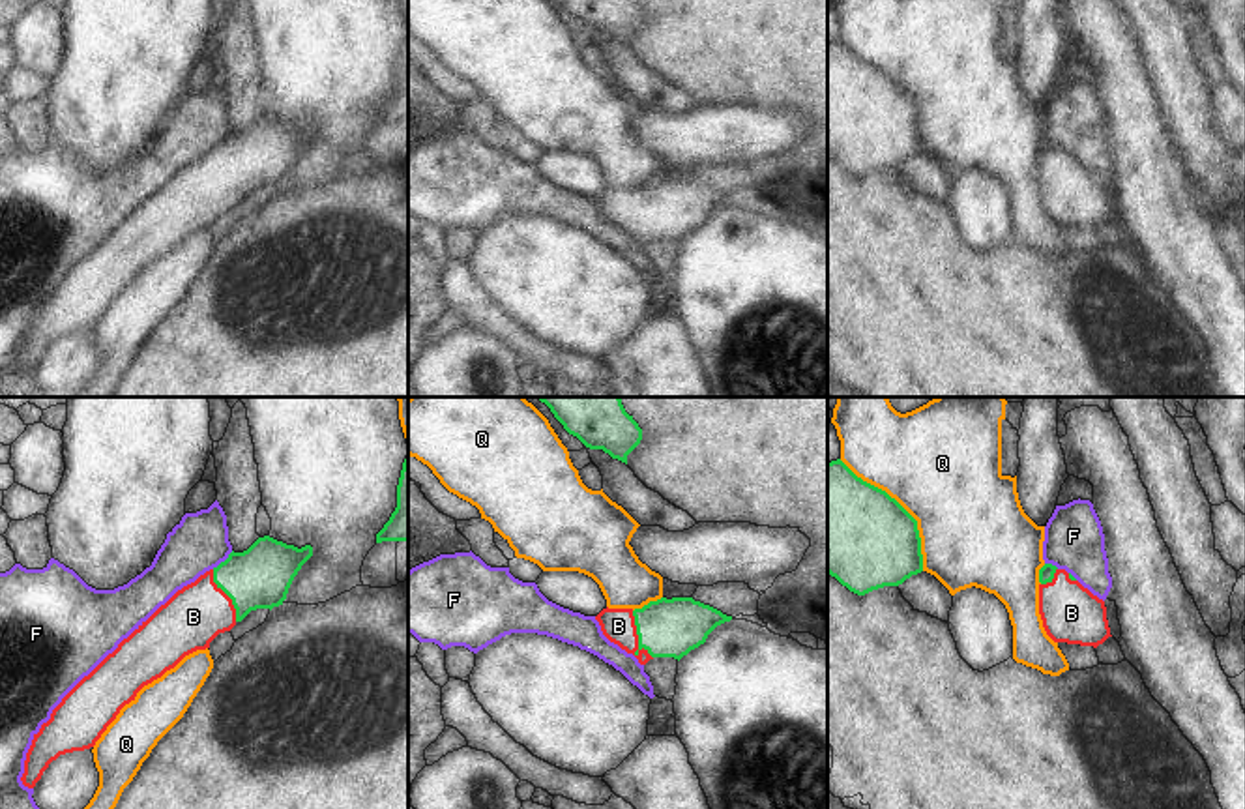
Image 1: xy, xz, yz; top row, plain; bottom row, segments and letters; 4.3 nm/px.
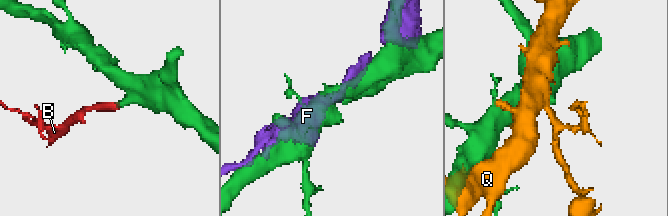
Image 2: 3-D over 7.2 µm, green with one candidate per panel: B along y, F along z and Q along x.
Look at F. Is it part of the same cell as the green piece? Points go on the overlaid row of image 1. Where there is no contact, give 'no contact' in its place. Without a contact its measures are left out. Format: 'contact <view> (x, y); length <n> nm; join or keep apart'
contact xy (221, 562); length 120 nm; keep apart

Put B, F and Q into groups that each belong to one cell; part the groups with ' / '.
B / F / Q

